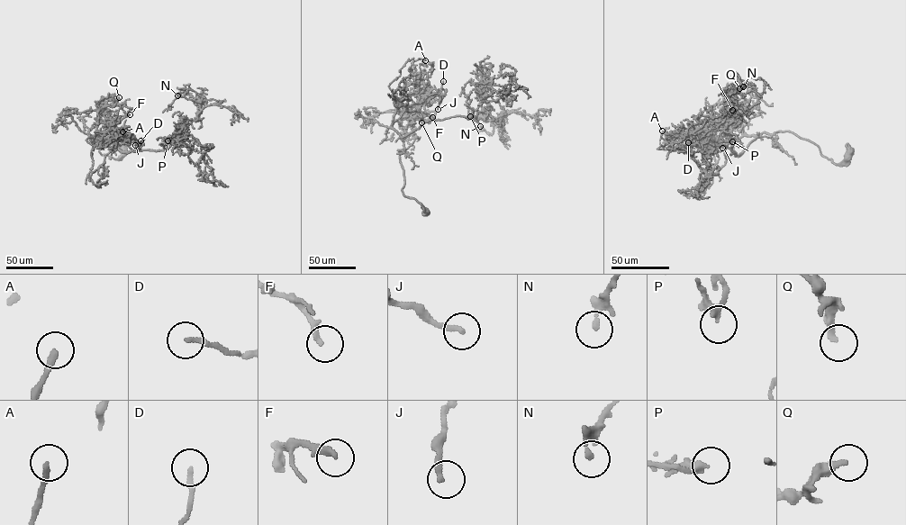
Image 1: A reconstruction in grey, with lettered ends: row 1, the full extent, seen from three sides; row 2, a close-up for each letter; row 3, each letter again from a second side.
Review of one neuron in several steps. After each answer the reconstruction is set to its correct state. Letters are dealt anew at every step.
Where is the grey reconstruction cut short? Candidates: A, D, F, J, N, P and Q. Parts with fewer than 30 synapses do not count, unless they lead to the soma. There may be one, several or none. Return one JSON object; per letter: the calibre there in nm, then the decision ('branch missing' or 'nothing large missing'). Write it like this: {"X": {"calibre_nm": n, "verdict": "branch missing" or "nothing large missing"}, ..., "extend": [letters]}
{"A": {"calibre_nm": 240, "verdict": "nothing large missing"}, "D": {"calibre_nm": 200, "verdict": "nothing large missing"}, "F": {"calibre_nm": 240, "verdict": "nothing large missing"}, "J": {"calibre_nm": 240, "verdict": "nothing large missing"}, "N": {"calibre_nm": 200, "verdict": "nothing large missing"}, "P": {"calibre_nm": 200, "verdict": "nothing large missing"}, "Q": {"calibre_nm": 240, "verdict": "nothing large missing"}, "extend": []}

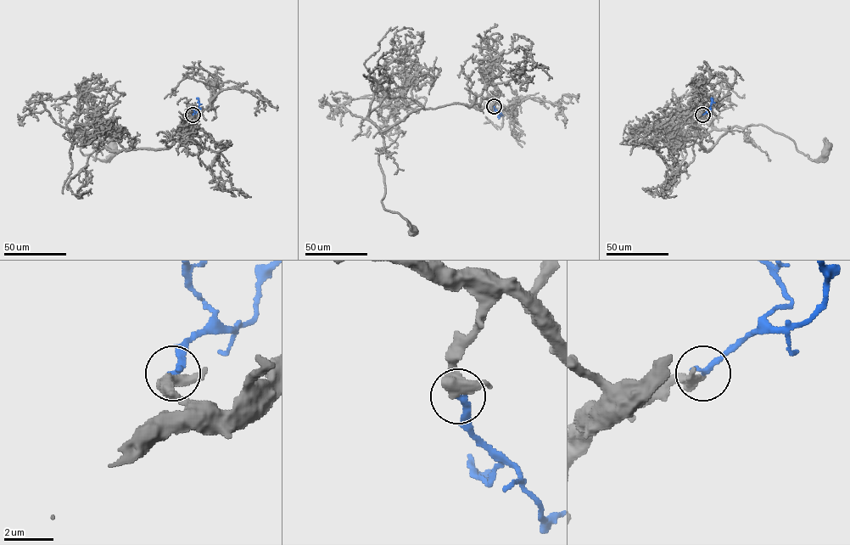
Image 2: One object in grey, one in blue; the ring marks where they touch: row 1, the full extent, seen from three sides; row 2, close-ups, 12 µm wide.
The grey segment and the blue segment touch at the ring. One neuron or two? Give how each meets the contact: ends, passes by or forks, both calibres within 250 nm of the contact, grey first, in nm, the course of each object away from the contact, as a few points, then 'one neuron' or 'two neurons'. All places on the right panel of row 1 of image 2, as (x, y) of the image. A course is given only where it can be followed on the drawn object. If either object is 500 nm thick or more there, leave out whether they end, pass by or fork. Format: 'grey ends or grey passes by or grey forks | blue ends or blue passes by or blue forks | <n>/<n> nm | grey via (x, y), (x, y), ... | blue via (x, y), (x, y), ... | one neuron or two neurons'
grey passes by | blue ends | 440/280 nm | grey via (702, 115), (695, 128), (704, 151), (729, 129), (752, 125), (789, 137), (812, 160), (827, 145) | blue via (702, 115), (708, 111), (713, 98) | two neurons

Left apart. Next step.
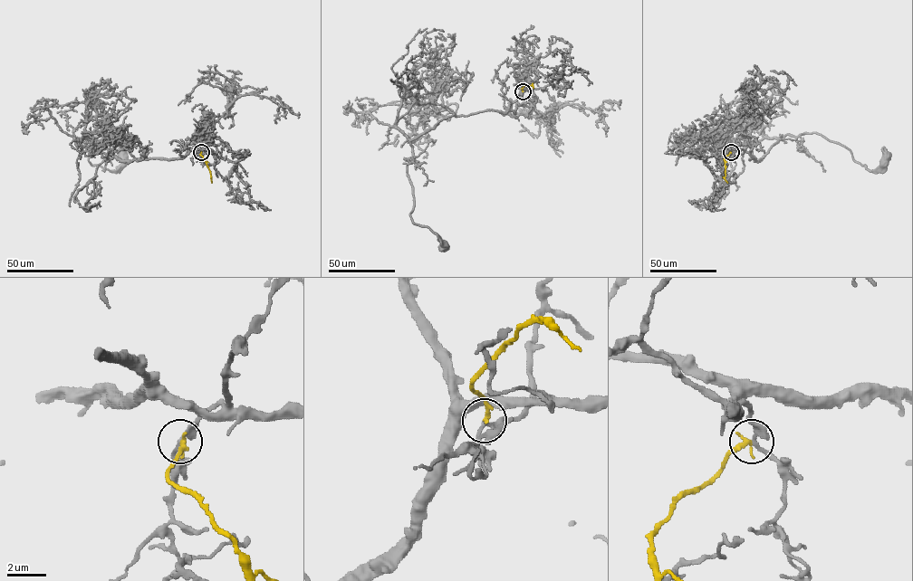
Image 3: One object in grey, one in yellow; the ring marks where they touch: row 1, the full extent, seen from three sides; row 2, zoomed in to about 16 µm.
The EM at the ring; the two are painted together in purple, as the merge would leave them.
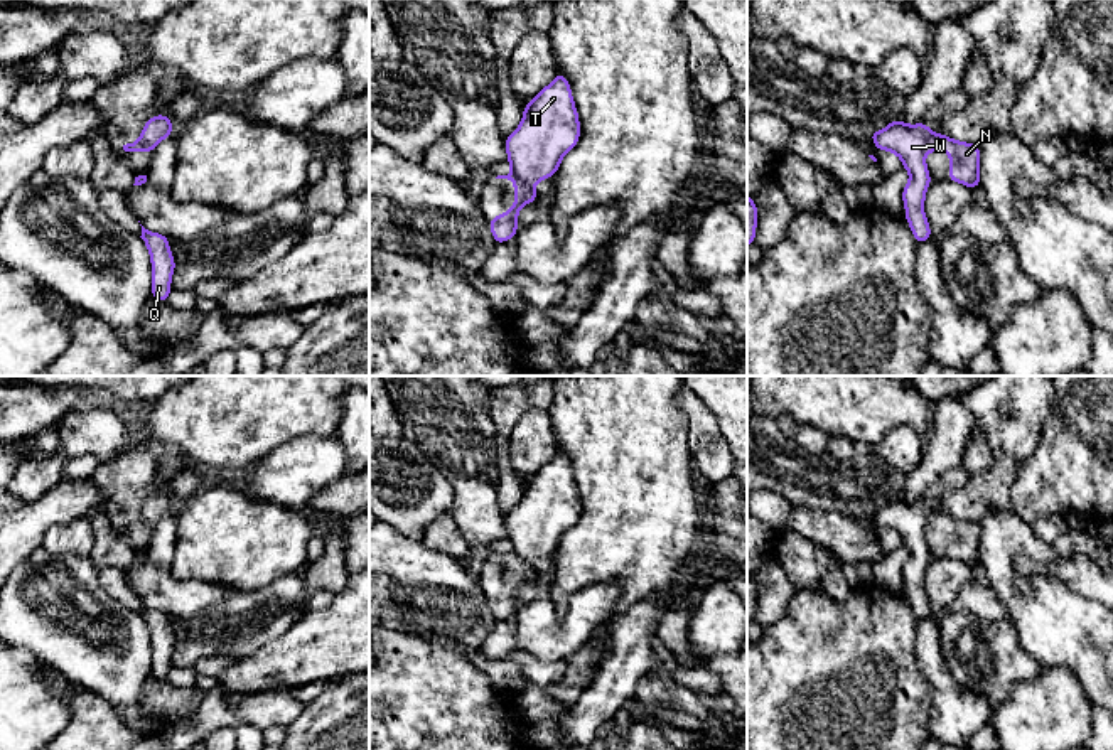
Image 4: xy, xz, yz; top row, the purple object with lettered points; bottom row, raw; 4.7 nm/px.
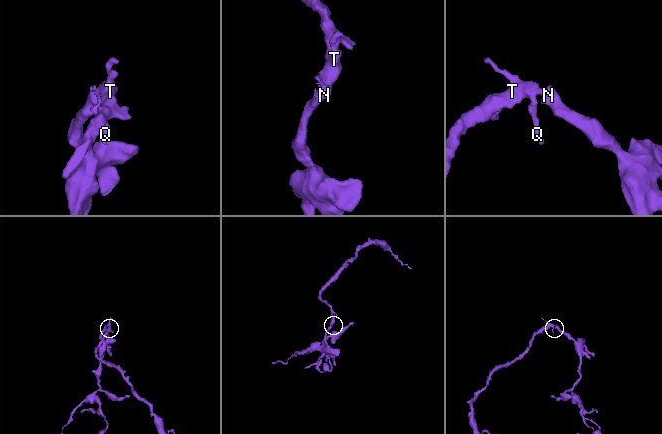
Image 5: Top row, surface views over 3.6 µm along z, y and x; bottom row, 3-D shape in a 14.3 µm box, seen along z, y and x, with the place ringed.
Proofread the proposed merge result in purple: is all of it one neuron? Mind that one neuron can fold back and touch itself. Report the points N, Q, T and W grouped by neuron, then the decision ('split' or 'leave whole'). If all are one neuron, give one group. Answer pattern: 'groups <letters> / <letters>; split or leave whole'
groups N / Q T W; split

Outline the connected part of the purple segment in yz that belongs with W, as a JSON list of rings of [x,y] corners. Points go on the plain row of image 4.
[[[901,496],[890,499],[880,509],[870,509],[875,526],[895,531],[911,553],[902,568],[902,580],[906,598],[911,603],[917,622],[933,617],[931,603],[924,592],[926,570],[933,560],[926,544],[926,531],[931,514],[933,507],[924,499],[906,502]]]

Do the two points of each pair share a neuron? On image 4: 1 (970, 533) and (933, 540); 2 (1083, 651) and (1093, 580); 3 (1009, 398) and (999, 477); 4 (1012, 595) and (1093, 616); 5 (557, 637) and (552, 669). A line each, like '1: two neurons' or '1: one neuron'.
1: one neuron
2: two neurons
3: one neuron
4: one neuron
5: two neurons

